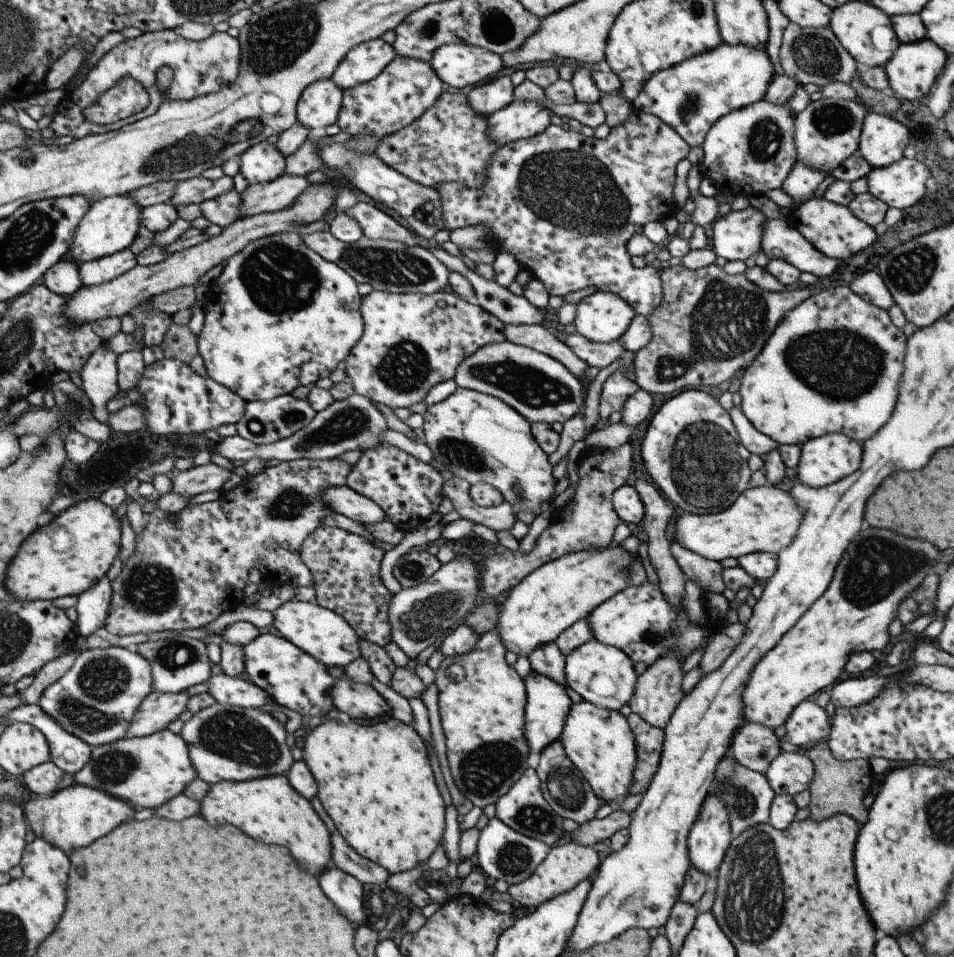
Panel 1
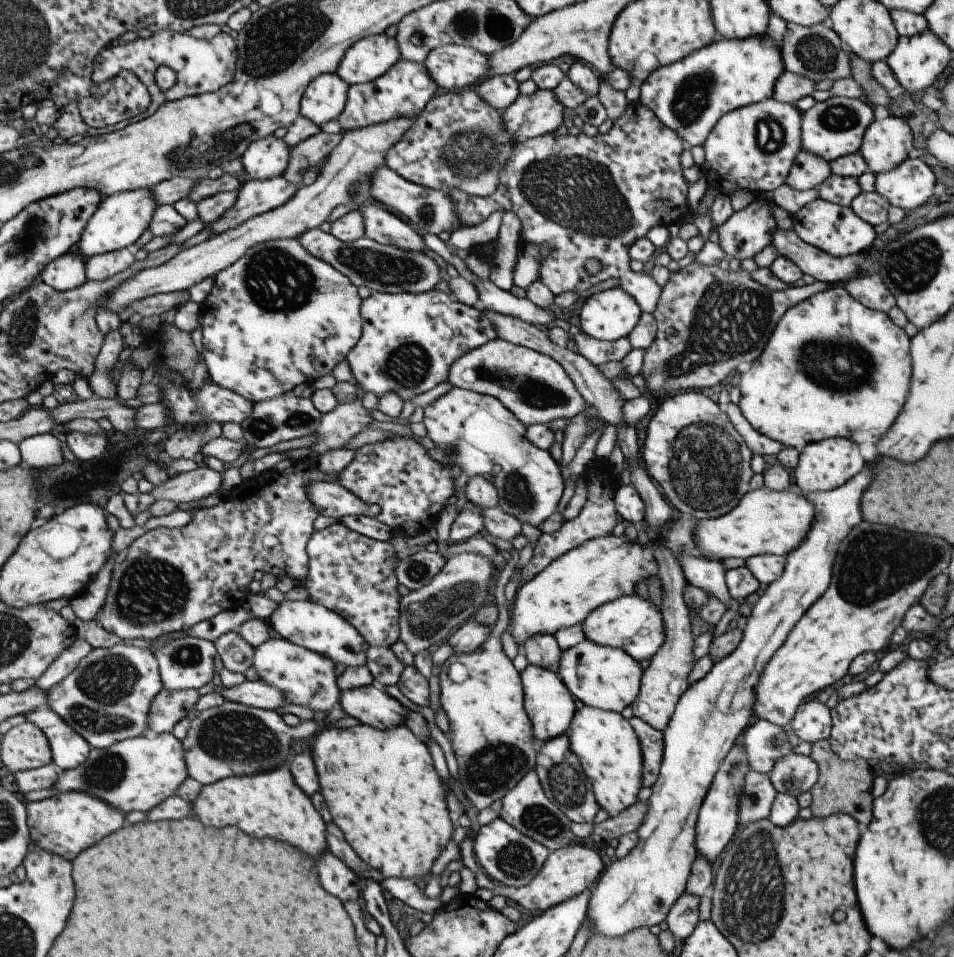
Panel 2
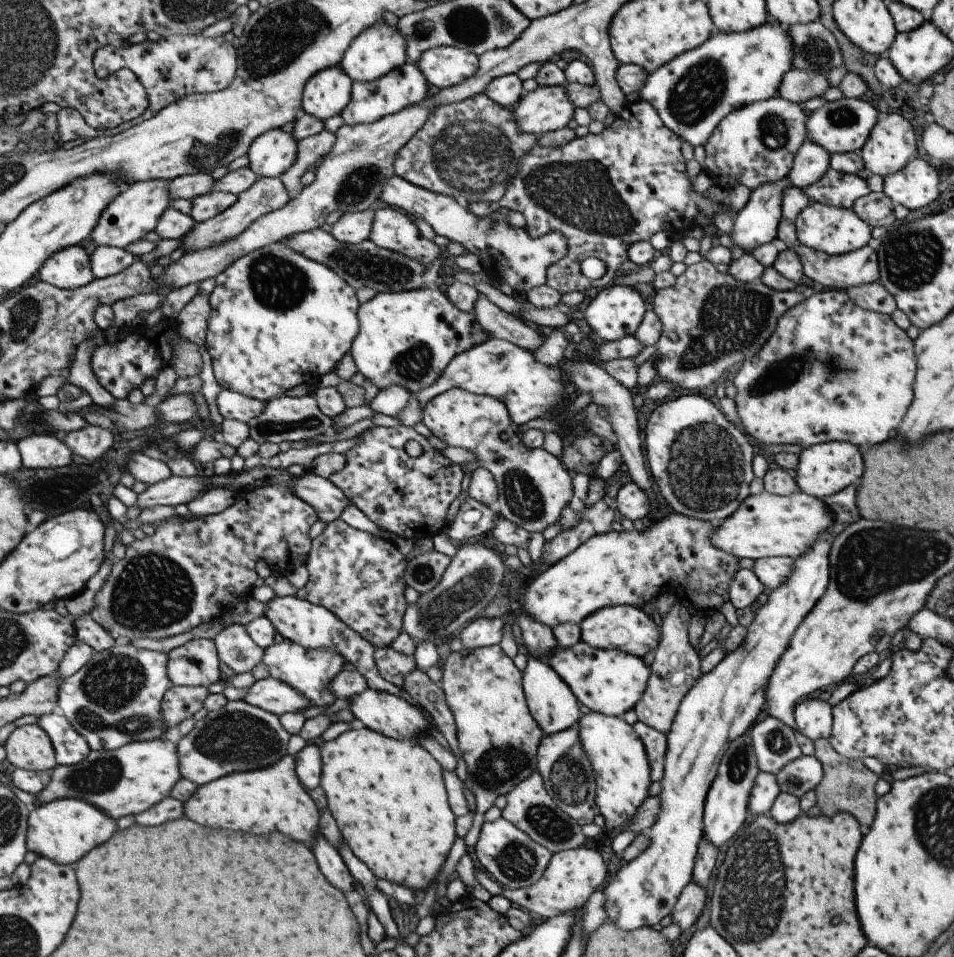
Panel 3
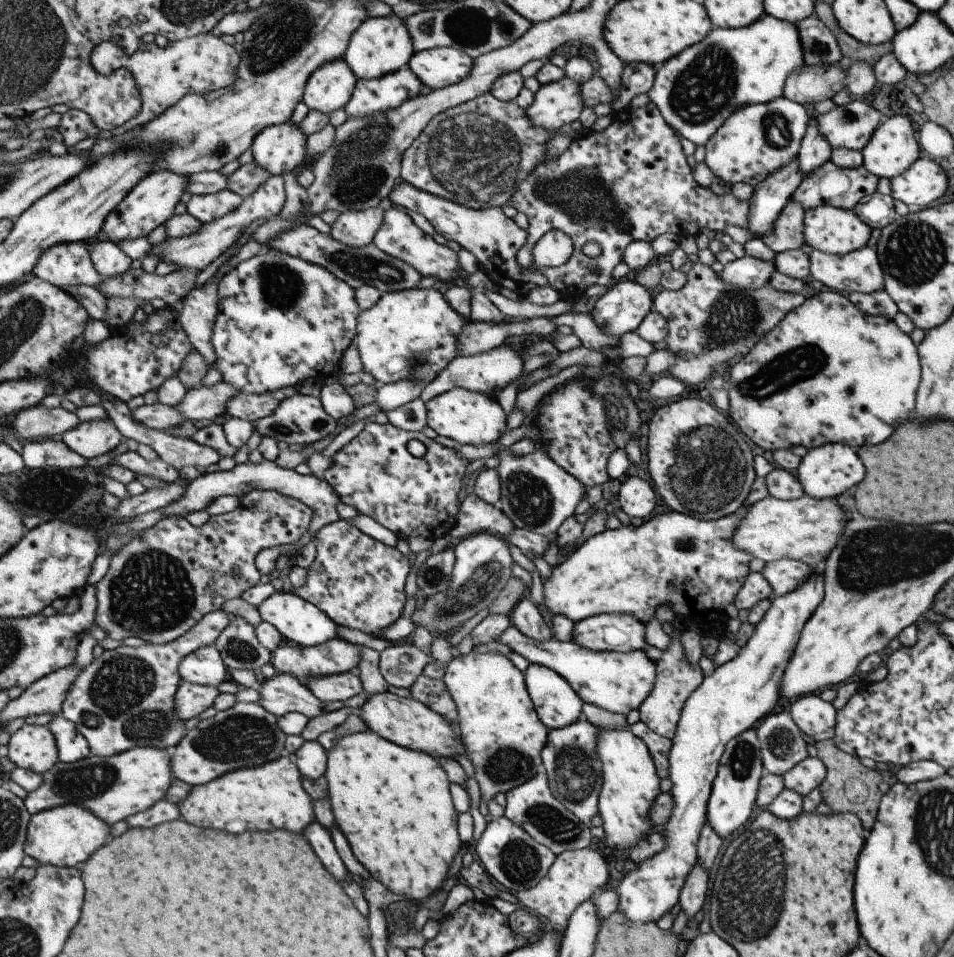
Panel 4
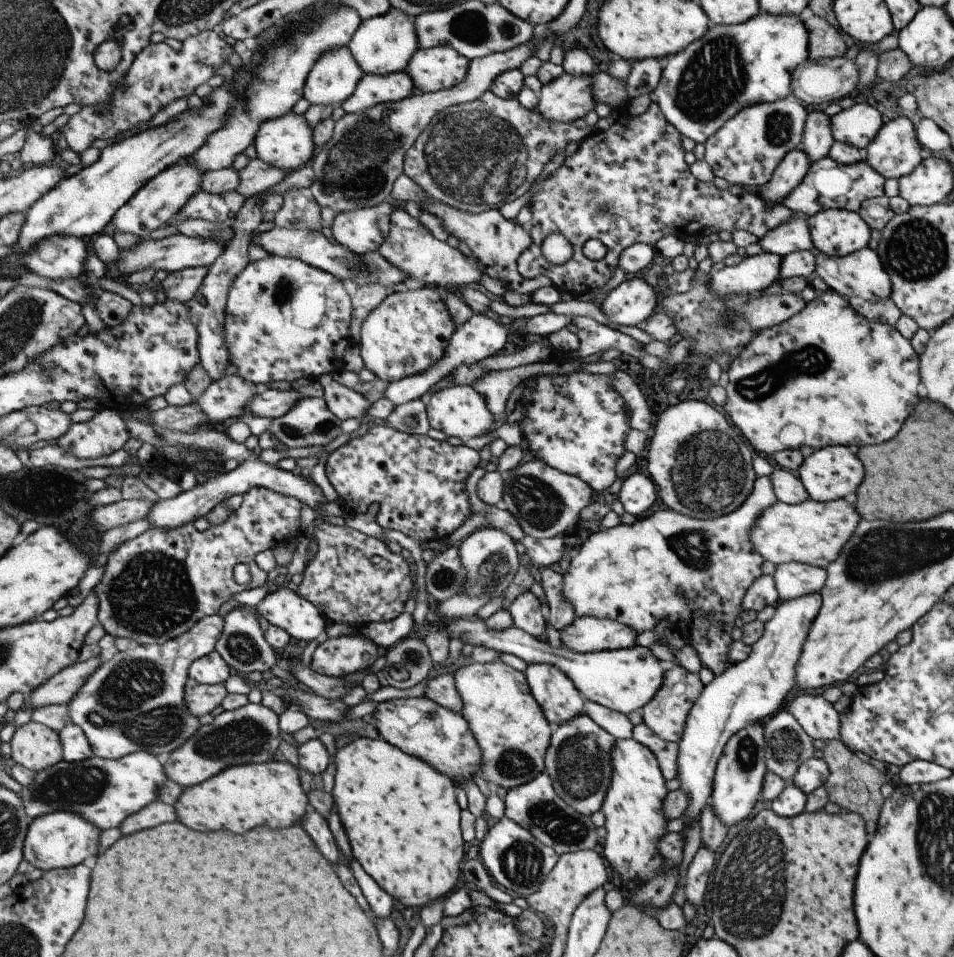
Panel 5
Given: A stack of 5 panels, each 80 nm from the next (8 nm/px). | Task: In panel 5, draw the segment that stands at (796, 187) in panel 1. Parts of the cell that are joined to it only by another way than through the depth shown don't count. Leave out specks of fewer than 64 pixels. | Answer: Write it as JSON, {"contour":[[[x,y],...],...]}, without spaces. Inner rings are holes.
{"contour":[[[822,110],[808,111],[799,148],[807,156],[810,164],[827,157],[827,152],[833,144],[829,132],[829,117],[823,114]]]}

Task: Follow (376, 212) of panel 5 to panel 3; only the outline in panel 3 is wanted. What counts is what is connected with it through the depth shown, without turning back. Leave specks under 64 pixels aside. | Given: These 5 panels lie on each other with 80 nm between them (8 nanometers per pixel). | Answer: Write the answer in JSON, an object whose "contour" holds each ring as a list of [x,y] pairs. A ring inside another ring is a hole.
{"contour":[[[370,209],[343,213],[337,222],[331,224],[329,233],[341,243],[359,244],[370,237],[371,222],[373,210]]]}

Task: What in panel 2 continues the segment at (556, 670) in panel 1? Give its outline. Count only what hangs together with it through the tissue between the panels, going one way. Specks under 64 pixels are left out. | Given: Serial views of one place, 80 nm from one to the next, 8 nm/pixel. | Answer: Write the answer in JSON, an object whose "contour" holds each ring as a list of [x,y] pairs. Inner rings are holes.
{"contour":[[[534,635],[524,641],[521,646],[528,664],[556,672],[561,655],[559,646],[553,635]]]}

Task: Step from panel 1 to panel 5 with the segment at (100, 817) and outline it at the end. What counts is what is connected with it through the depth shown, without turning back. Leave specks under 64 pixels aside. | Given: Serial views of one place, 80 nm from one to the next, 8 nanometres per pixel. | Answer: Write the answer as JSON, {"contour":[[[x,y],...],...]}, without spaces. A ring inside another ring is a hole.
{"contour":[[[53,812],[32,820],[24,845],[25,859],[35,868],[47,870],[72,868],[82,865],[89,856],[95,856],[101,846],[103,830],[85,816],[75,812]]]}

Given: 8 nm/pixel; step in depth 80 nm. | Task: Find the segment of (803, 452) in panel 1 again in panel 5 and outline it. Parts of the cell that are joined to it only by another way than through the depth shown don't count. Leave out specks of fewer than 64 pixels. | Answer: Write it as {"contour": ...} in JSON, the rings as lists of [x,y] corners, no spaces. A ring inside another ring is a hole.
{"contour":[[[825,446],[807,456],[797,468],[797,478],[808,499],[816,502],[828,502],[842,499],[845,494],[855,493],[857,486],[864,479],[864,469],[855,455],[845,446]]]}

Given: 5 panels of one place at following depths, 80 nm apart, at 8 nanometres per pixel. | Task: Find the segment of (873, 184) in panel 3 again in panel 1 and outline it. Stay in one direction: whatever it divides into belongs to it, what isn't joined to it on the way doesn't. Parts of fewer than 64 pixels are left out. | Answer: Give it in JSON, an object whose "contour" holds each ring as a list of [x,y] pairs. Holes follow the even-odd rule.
{"contour":[[[866,177],[858,178],[850,182],[850,185],[855,196],[851,199],[847,208],[853,213],[853,216],[870,227],[879,224],[884,219],[888,206],[868,192]]]}

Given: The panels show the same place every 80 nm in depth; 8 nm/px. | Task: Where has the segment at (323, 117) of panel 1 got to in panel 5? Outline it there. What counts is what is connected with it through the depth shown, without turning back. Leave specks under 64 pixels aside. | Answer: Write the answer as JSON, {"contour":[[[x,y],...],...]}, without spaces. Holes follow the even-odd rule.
{"contour":[[[347,46],[335,48],[329,54],[325,52],[325,56],[321,56],[317,64],[313,64],[304,98],[309,106],[334,108],[352,96],[361,76],[361,70],[349,54]]]}

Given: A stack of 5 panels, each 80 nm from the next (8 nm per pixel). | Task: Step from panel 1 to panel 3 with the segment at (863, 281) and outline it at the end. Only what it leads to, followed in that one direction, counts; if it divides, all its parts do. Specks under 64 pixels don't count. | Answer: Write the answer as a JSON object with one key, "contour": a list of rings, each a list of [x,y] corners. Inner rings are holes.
{"contour":[[[878,280],[871,284],[861,284],[861,286],[849,286],[844,291],[847,297],[863,310],[891,315],[896,310],[895,302],[889,292],[879,284]]]}

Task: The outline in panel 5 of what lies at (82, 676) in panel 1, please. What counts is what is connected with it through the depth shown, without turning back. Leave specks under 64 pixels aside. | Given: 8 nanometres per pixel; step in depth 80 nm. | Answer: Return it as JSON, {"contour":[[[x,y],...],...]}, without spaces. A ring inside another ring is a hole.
{"contour":[[[219,614],[205,616],[197,622],[192,630],[166,644],[139,645],[133,650],[116,652],[111,660],[105,660],[91,674],[85,686],[77,692],[77,696],[68,705],[68,713],[72,723],[83,728],[87,739],[93,748],[94,755],[116,760],[147,750],[153,756],[166,758],[174,751],[181,749],[185,742],[197,734],[201,722],[187,708],[185,688],[189,680],[189,668],[195,660],[211,654],[217,649],[217,644],[224,635],[225,618]]]}

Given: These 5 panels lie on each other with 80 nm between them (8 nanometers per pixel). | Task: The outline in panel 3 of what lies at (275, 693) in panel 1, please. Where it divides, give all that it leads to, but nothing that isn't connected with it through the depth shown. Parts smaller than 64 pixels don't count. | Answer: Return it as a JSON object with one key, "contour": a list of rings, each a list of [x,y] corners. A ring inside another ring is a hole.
{"contour":[[[288,639],[265,648],[265,656],[263,656],[263,664],[269,670],[269,677],[283,680],[291,688],[301,692],[309,700],[309,706],[324,708],[335,702],[336,697],[329,692],[327,684],[342,671],[344,663],[345,660],[329,648],[309,650],[309,648],[304,648]]]}

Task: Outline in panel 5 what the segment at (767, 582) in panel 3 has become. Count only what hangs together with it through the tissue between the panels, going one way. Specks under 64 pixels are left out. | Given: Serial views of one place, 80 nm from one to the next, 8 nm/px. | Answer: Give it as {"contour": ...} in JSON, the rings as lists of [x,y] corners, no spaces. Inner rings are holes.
{"contour":[[[792,561],[777,564],[771,578],[780,601],[785,601],[820,592],[825,576],[825,569]]]}

